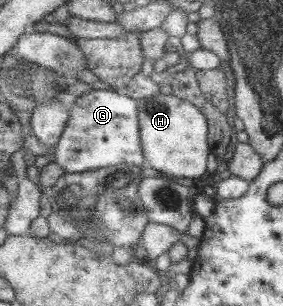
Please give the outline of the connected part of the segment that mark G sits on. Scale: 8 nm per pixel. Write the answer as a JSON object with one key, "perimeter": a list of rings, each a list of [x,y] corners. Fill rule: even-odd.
{"perimeter":[[[110,88],[92,89],[70,104],[70,118],[62,131],[55,159],[66,173],[79,173],[124,163],[141,166],[144,162],[137,100]]]}

